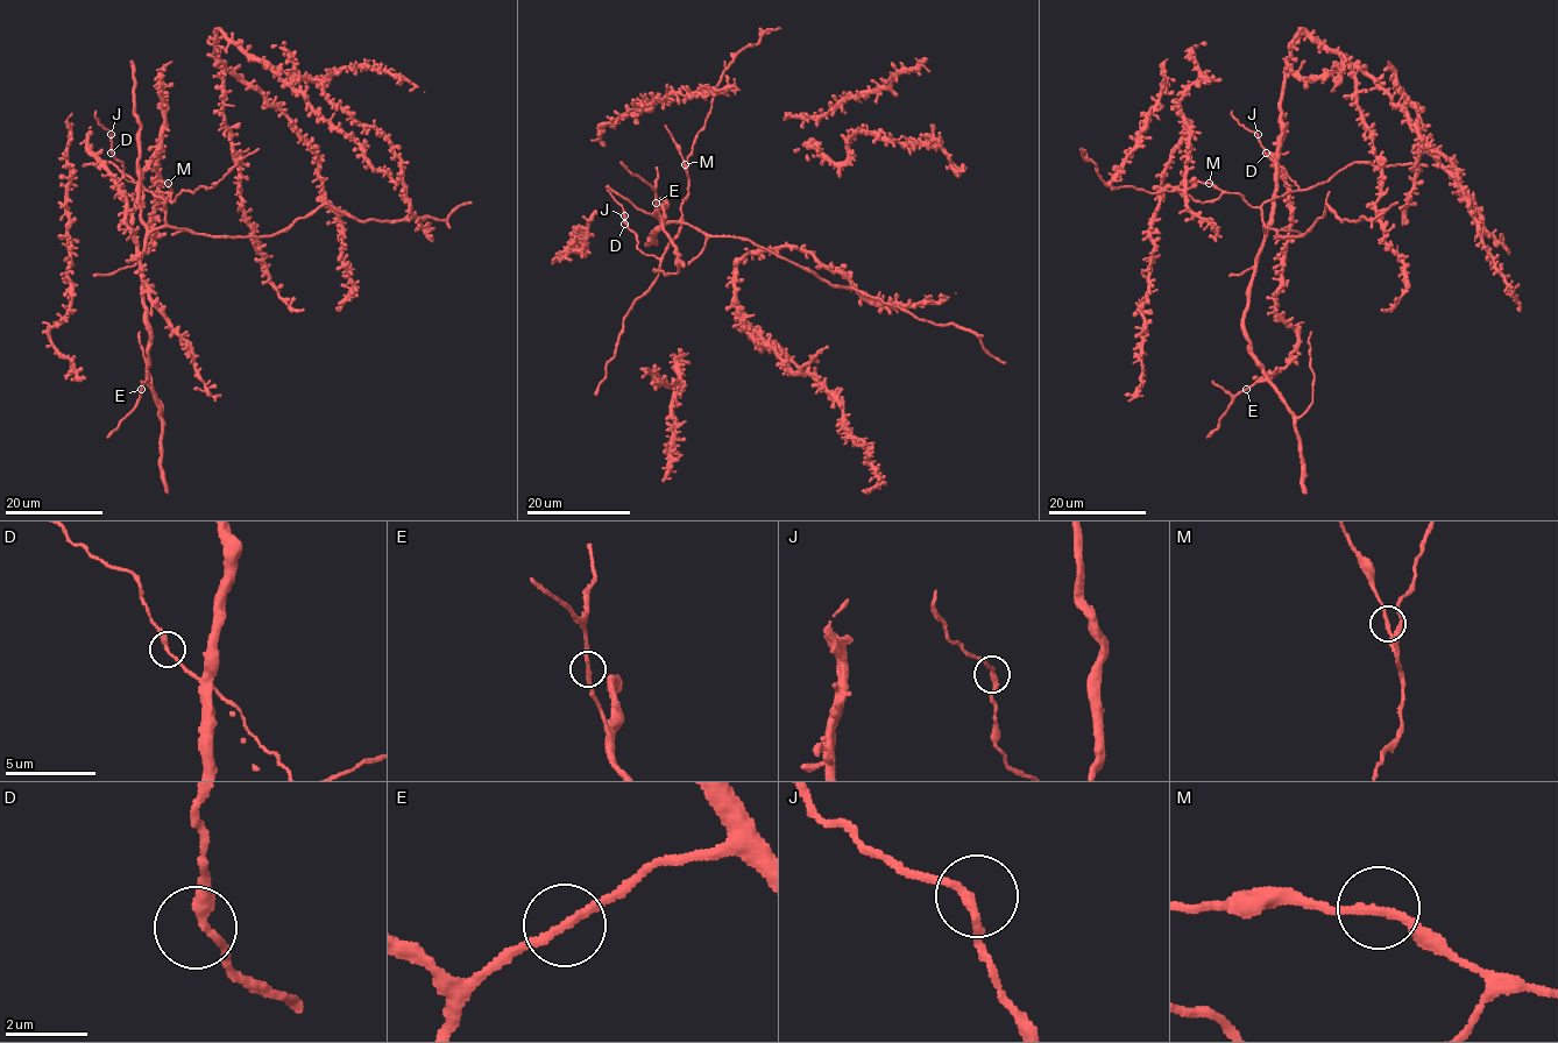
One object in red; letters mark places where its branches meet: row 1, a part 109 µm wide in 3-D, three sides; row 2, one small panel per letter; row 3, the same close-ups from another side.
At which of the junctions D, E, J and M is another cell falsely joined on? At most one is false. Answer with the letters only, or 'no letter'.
no letter

